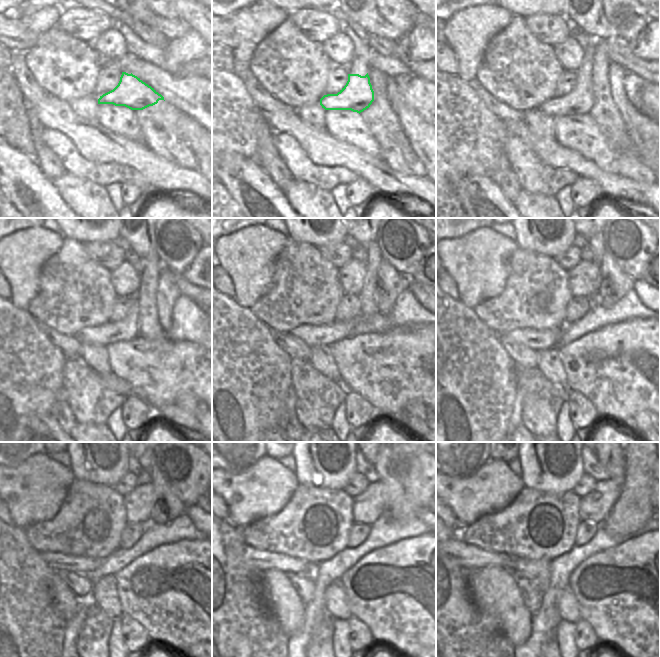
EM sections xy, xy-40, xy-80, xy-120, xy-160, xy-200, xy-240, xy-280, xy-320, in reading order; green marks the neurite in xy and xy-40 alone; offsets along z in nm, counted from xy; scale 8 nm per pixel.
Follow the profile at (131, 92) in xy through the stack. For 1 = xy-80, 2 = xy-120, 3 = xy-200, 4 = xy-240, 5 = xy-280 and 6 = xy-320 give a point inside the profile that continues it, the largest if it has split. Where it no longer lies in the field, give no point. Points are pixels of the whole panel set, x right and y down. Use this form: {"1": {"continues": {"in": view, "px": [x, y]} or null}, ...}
{"1": {"continues": {"in": "xy-80", "px": [580, 100]}}, "2": {"continues": {"in": "xy-120", "px": [127, 329]}}, "3": {"continues": {"in": "xy-200", "px": [537, 340]}}, "4": {"continues": {"in": "xy-240", "px": [58, 562]}}, "5": {"continues": {"in": "xy-280", "px": [260, 560]}}, "6": {"continues": {"in": "xy-320", "px": [467, 556]}}}

